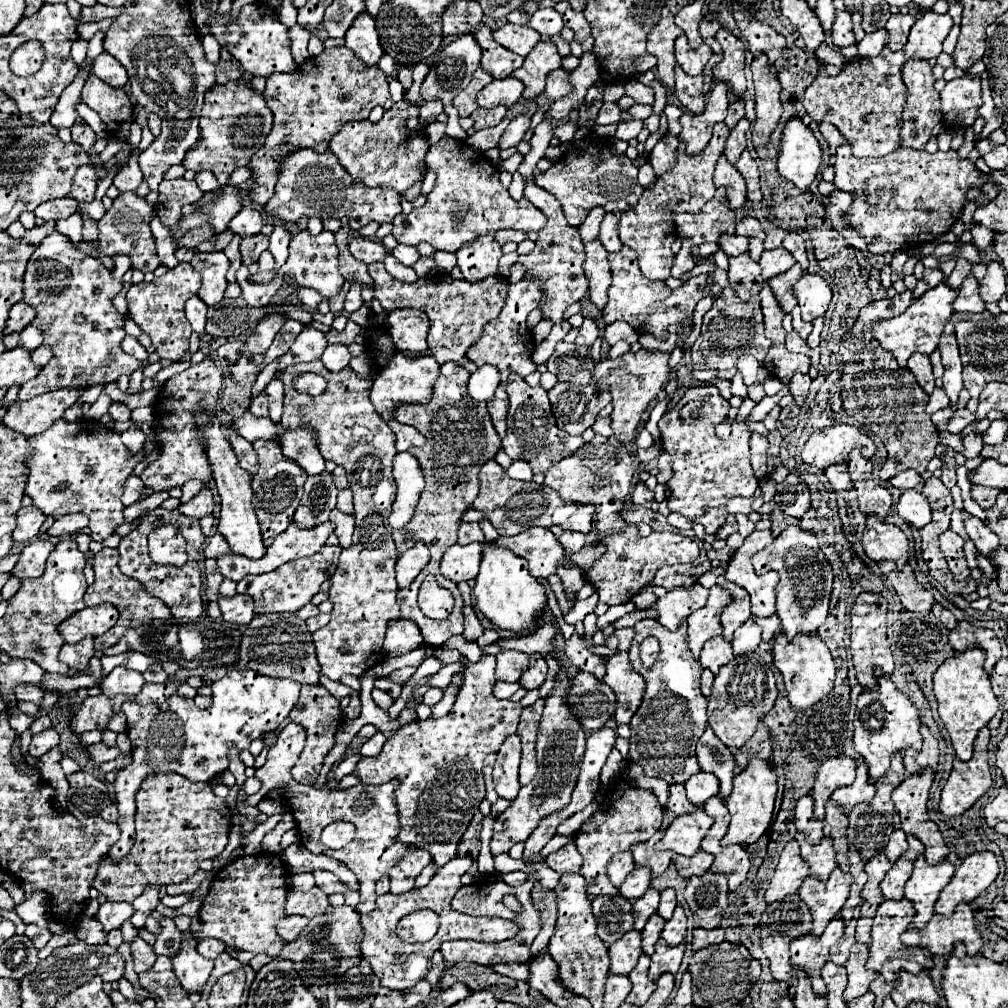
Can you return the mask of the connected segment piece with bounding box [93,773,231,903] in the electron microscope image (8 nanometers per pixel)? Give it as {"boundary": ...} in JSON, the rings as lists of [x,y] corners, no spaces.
{"boundary":[[[157,773],[147,777],[141,783],[137,793],[137,813],[135,813],[135,843],[131,853],[121,863],[111,863],[109,857],[101,861],[93,887],[103,893],[109,901],[127,901],[131,903],[135,897],[143,893],[147,885],[169,885],[181,883],[191,877],[203,859],[215,859],[227,845],[229,829],[231,829],[231,811],[225,799],[213,793],[211,783],[193,783],[177,773]]]}

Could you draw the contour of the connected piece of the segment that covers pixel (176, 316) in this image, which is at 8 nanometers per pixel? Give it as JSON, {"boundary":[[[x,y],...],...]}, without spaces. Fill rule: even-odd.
{"boundary":[[[179,263],[175,269],[169,269],[163,277],[155,277],[151,283],[143,281],[139,285],[131,285],[127,291],[129,313],[133,321],[151,337],[155,351],[161,359],[177,361],[189,349],[191,327],[183,313],[183,305],[189,297],[193,297],[201,287],[201,275],[193,271],[189,263]]]}

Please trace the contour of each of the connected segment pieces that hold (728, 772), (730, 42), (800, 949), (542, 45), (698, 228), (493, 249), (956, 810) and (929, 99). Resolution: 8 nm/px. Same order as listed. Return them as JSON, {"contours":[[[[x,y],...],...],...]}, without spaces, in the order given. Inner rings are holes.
{"contours":[[[[707,727],[705,733],[701,735],[701,739],[697,741],[697,761],[703,771],[717,775],[717,779],[721,783],[719,797],[725,799],[733,787],[735,759],[733,759],[731,749],[725,743],[721,743],[721,739],[717,739],[717,735],[713,733],[711,727]]],[[[719,29],[717,31],[717,41],[723,47],[723,61],[713,67],[713,77],[717,81],[727,83],[727,87],[731,89],[731,93],[741,99],[743,93],[745,93],[745,89],[747,89],[745,87],[745,73],[743,73],[745,45],[741,43],[741,39],[737,39],[727,29]]],[[[825,931],[819,939],[811,935],[803,935],[791,943],[791,965],[803,969],[811,979],[813,991],[821,997],[827,995],[827,987],[821,979],[821,967],[829,961],[829,949],[835,945],[837,933]]],[[[539,41],[533,51],[525,57],[525,63],[521,69],[513,71],[513,77],[523,81],[525,99],[537,97],[545,89],[545,77],[549,71],[561,67],[561,55],[557,53],[557,47],[549,41]]],[[[717,189],[715,197],[709,199],[699,213],[673,213],[675,225],[683,237],[693,239],[691,253],[695,263],[701,261],[699,253],[695,251],[705,241],[718,241],[719,235],[735,234],[735,213],[727,205],[725,189]]],[[[485,235],[457,251],[457,265],[463,277],[475,283],[489,275],[497,275],[497,261],[501,255],[501,245],[493,239],[493,235]]],[[[983,727],[975,739],[975,751],[969,761],[953,759],[953,771],[941,791],[941,813],[947,817],[967,811],[991,787],[991,769],[987,765],[989,729]]],[[[911,59],[901,67],[903,83],[907,85],[907,105],[903,109],[903,129],[901,129],[901,147],[925,149],[929,137],[933,135],[933,127],[943,119],[941,115],[941,97],[933,89],[935,77],[931,73],[931,65],[925,59]]]]}

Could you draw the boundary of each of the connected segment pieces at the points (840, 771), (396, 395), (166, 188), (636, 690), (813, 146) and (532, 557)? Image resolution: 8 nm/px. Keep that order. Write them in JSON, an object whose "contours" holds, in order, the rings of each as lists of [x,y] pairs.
{"contours":[[[[831,757],[827,759],[815,777],[815,785],[813,785],[813,801],[815,801],[815,819],[823,819],[825,817],[825,803],[829,801],[831,793],[839,787],[851,785],[855,781],[855,759],[851,757]]],[[[395,353],[389,365],[377,375],[373,387],[371,387],[371,403],[375,405],[375,411],[385,419],[393,419],[393,407],[399,403],[427,403],[431,399],[431,389],[439,373],[439,363],[433,359],[433,355],[421,355],[421,357],[407,357],[403,353]]],[[[183,177],[161,181],[159,183],[159,201],[155,205],[157,215],[165,227],[171,227],[181,217],[181,207],[185,203],[195,203],[203,197],[203,191],[195,181],[187,181]]],[[[615,653],[607,659],[607,673],[603,681],[613,689],[617,695],[617,709],[615,709],[615,721],[629,723],[633,713],[637,711],[643,691],[645,691],[645,679],[633,671],[627,653]]],[[[797,117],[789,119],[783,129],[777,171],[795,183],[797,189],[807,191],[817,177],[821,155],[823,149],[811,129],[807,129]]],[[[533,527],[513,537],[499,537],[499,545],[509,547],[515,555],[529,561],[529,573],[533,577],[549,577],[555,573],[557,561],[565,555],[561,543],[545,527]]]]}

